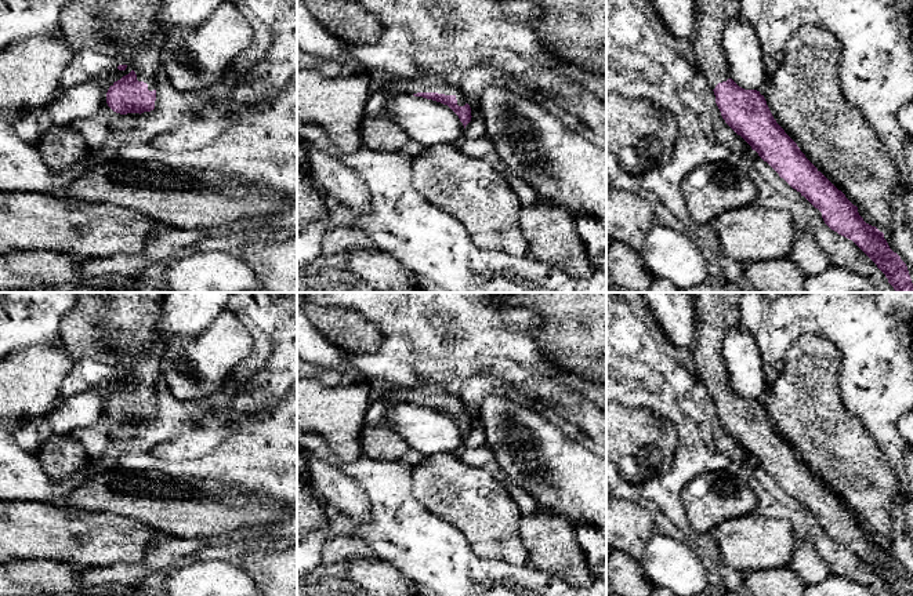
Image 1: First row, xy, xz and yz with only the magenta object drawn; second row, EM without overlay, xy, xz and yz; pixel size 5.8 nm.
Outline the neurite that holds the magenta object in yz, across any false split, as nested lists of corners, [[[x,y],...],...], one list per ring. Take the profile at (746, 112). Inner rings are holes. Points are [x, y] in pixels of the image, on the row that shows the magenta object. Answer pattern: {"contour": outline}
{"contour": [[[695,0],[695,33],[689,44],[689,58],[702,80],[713,88],[715,103],[725,123],[740,135],[758,156],[767,161],[780,178],[801,193],[822,212],[825,224],[838,235],[852,240],[885,275],[896,292],[913,292],[913,283],[906,264],[894,252],[884,233],[863,221],[845,195],[838,190],[800,150],[797,143],[785,132],[773,119],[764,95],[757,90],[739,87],[729,74],[720,39],[725,22],[740,15],[739,0]]]}

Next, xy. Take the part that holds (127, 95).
{"contour": [[[72,0],[66,4],[59,15],[59,34],[69,44],[72,58],[64,69],[58,92],[97,77],[112,76],[117,69],[126,70],[127,65],[131,63],[134,69],[109,87],[106,92],[106,103],[113,112],[120,115],[141,115],[153,110],[156,101],[156,74],[162,63],[160,52],[166,39],[157,36],[146,46],[144,44],[144,40],[149,36],[151,23],[160,7],[160,1],[162,0]]]}

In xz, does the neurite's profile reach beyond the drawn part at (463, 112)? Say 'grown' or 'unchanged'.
grown

